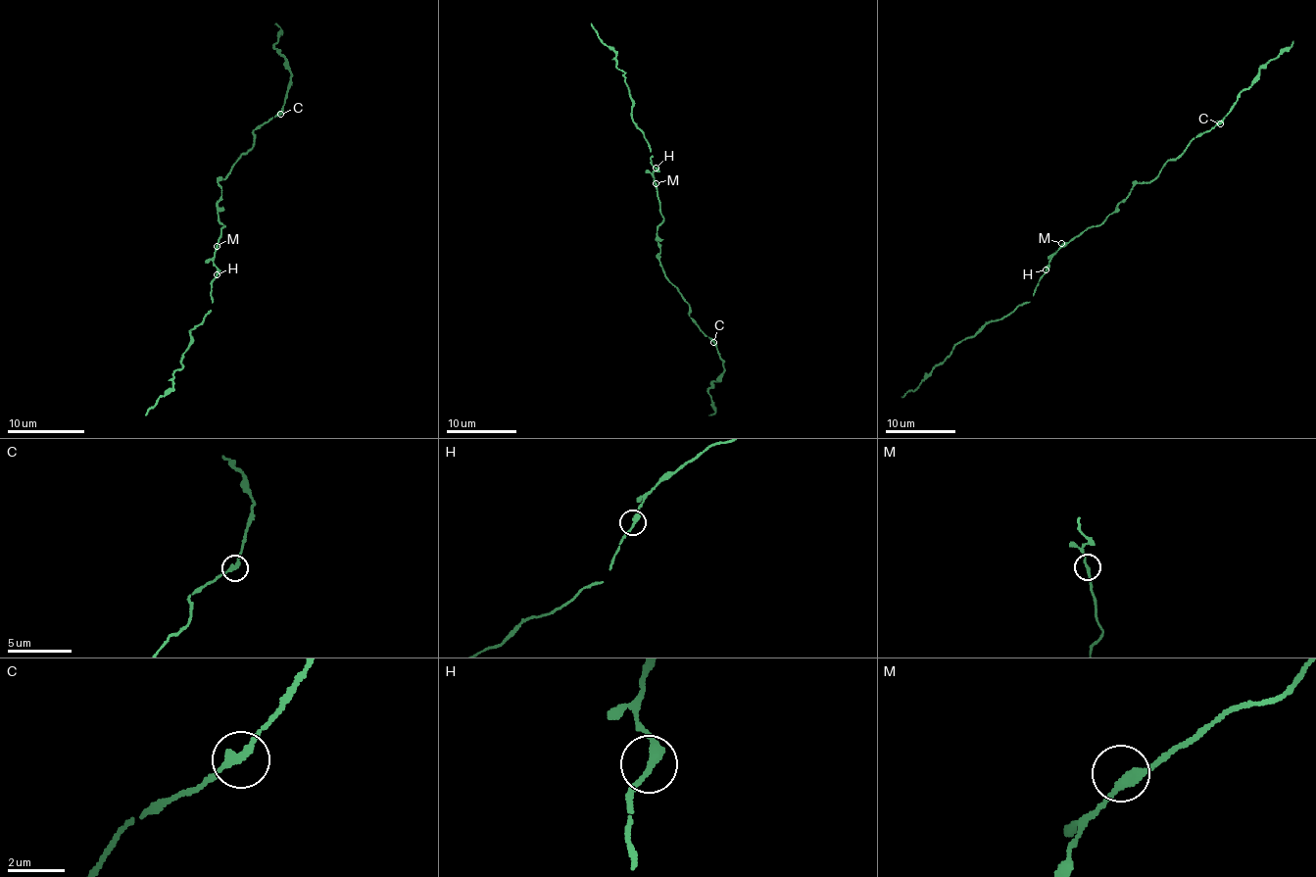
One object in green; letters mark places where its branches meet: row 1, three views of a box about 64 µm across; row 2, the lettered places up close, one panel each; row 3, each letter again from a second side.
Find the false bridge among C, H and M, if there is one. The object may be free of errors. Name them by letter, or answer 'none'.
none

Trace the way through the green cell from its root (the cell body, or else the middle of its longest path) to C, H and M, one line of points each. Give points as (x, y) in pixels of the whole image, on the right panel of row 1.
C: (1101, 222), (1137, 183), (1152, 180), (1163, 166), (1176, 159), (1195, 138), (1220, 123)
H: (1101, 222), (1067, 241), (1052, 256), (1046, 269)
M: (1101, 222), (1061, 243)

